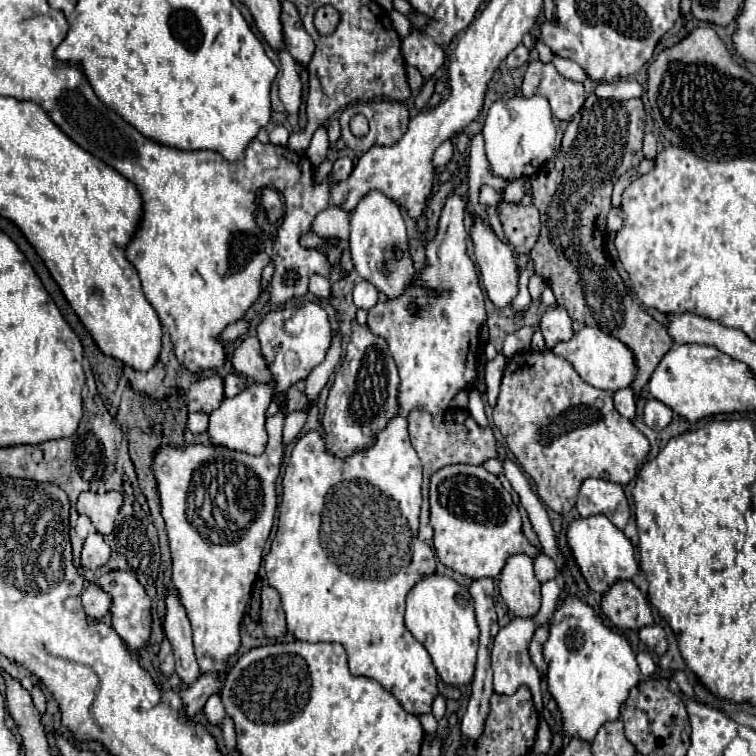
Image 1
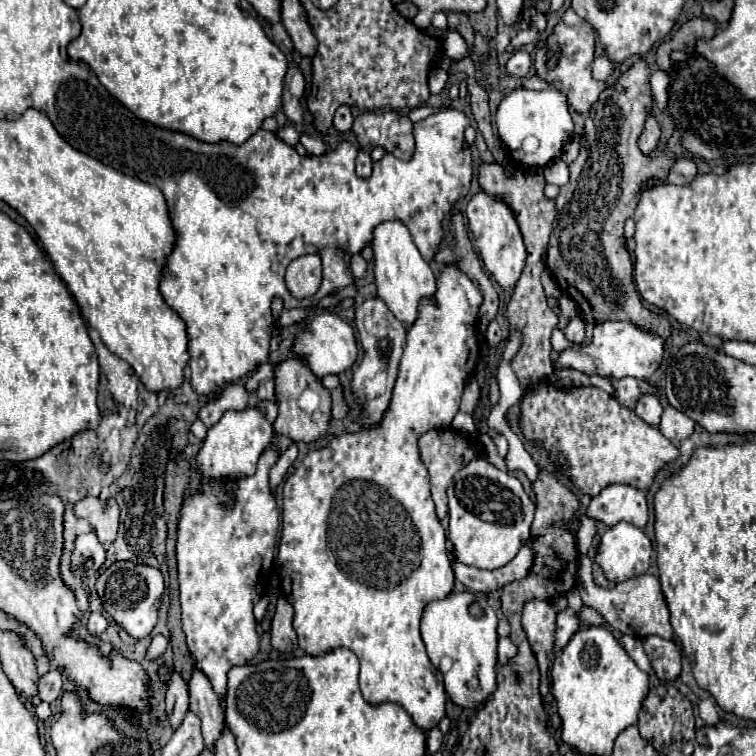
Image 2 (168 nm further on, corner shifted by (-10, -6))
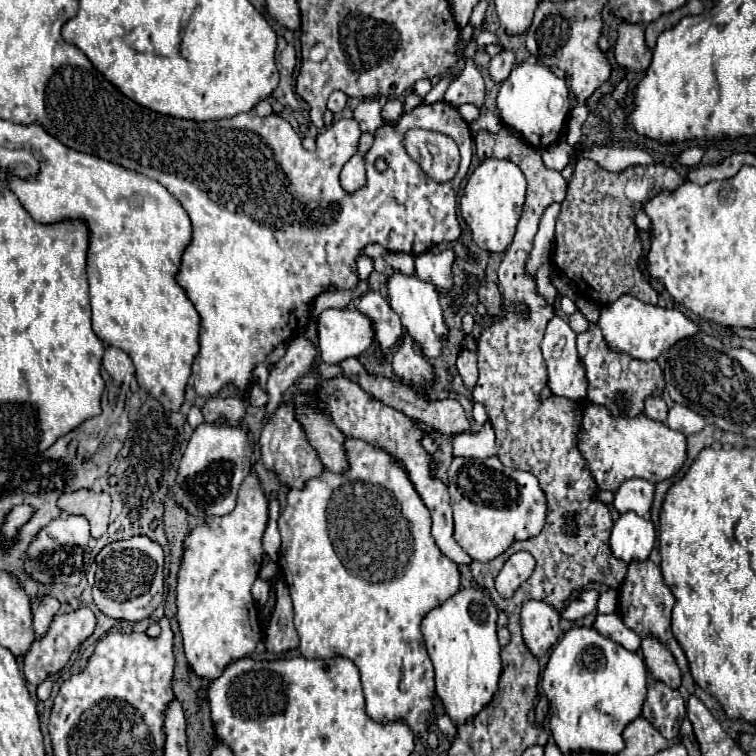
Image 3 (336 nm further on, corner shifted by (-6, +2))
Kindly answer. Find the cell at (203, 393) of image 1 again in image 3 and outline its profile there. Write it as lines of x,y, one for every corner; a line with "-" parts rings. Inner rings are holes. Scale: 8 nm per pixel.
216,396
216,398
206,400
206,404
202,406
202,414
204,414
204,418
206,418
208,424
224,418
226,424
238,426
240,420
244,418
244,412
246,412
244,402
238,396
230,396
230,398

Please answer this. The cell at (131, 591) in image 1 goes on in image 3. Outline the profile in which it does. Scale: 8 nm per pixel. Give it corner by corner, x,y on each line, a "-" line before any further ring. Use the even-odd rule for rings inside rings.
140,534
128,540
116,540
106,544
96,556
96,578
92,584
92,596
96,608
114,620
140,622
164,600
164,550
162,546

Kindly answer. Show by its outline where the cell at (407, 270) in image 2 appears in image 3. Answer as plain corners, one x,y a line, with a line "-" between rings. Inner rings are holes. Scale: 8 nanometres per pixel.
396,272
388,276
388,294
388,302
392,310
400,316
406,334
412,336
412,340
426,358
438,358
442,354
442,348
446,346
448,326
442,316
442,306
436,288
430,282
422,282
418,276
404,276

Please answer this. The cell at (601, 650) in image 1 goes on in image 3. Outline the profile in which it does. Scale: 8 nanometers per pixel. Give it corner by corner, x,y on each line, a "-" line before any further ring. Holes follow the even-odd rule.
572,628
552,648
546,670
541,675
541,688
548,698
548,720
560,752
596,752
596,754
618,754
624,748
622,730
642,714
646,700
646,664
644,660
620,644
604,638
594,628

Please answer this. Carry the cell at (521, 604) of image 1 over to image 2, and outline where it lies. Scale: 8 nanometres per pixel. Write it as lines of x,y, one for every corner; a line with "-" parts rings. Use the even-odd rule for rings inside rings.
528,600
522,610
522,626
526,630
530,648
536,654
540,676
542,676
542,702
546,704
546,688
548,688
548,668
552,660
552,642
554,642
554,626
556,612
548,600

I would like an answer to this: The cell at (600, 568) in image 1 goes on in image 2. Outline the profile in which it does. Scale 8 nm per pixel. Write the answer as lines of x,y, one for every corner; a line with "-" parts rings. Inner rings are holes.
618,522
602,534
596,550
596,564
602,568
608,582
624,582
632,576
646,574
650,554
650,538
640,528

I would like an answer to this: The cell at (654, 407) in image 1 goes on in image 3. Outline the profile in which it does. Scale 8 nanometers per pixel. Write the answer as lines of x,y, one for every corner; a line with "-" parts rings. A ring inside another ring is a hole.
676,404
674,408
670,408
666,424
672,430
680,430
688,436
688,434
694,434
694,432
702,432
704,426
706,426
706,420
700,414
696,414
694,410
690,410
682,404

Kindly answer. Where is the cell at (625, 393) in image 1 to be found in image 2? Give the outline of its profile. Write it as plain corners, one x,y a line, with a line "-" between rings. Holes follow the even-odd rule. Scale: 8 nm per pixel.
644,394
640,396
636,408
634,408
636,416
640,416
646,424
650,426
658,426
660,424
660,414
662,414
662,406
658,402
658,398
654,394

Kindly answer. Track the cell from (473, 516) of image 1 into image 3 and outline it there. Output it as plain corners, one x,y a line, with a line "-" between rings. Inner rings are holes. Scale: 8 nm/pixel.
496,456
492,458
454,458
448,470
450,504
454,510
454,540
460,548
478,562
490,562
502,552
506,552
512,542
534,538
542,532
546,520
546,496
540,488
536,476
522,470
506,468

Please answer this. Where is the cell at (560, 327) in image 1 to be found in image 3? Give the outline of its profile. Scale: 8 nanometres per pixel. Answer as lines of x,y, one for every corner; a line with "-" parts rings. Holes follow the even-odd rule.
574,312
574,314
570,316
570,328
572,328
576,334
586,332
586,328
588,328
588,320
584,318
582,312

